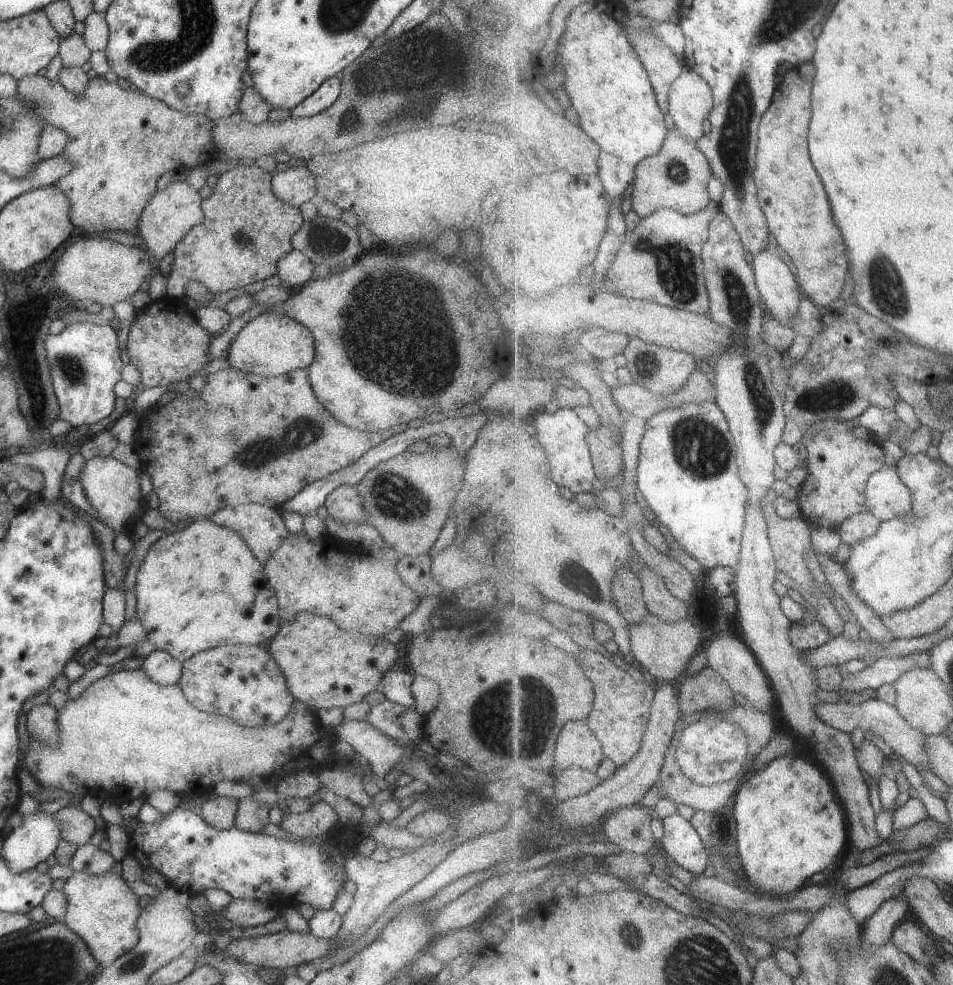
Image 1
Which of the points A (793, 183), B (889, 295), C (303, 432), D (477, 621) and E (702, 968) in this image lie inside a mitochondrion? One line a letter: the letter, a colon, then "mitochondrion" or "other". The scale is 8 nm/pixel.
A: other
B: mitochondrion
C: mitochondrion
D: other
E: mitochondrion

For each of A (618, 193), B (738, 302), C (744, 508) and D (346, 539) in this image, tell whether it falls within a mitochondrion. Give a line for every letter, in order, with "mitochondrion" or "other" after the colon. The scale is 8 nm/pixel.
A: other
B: mitochondrion
C: other
D: other

